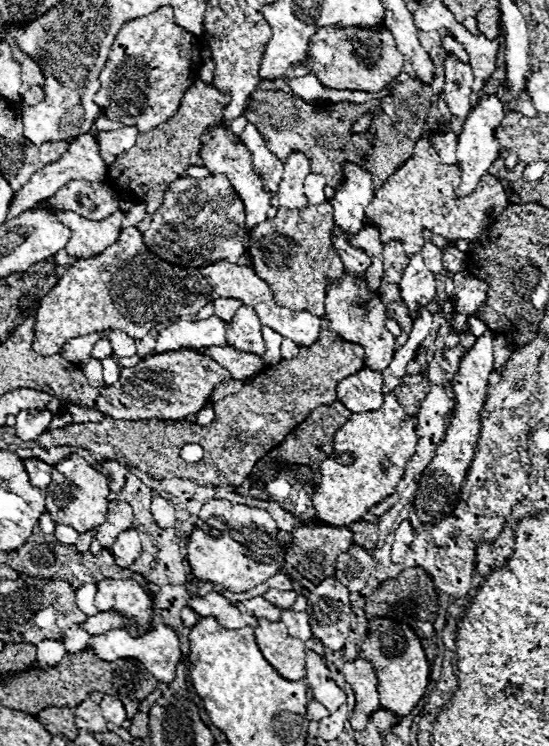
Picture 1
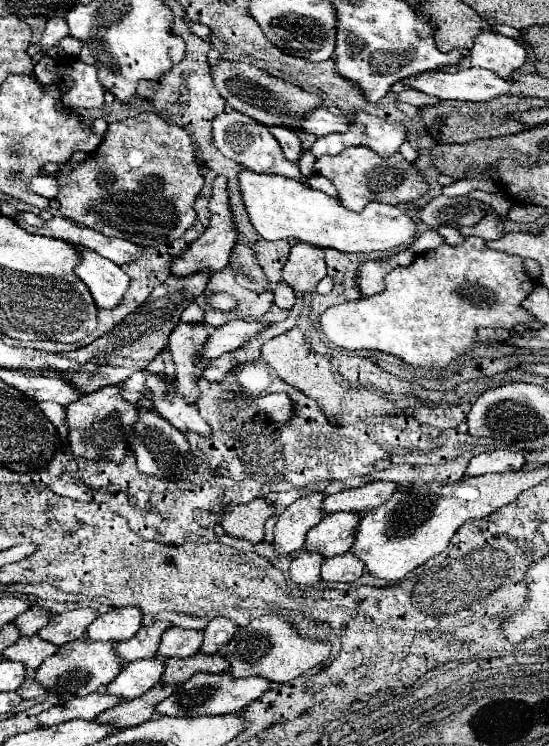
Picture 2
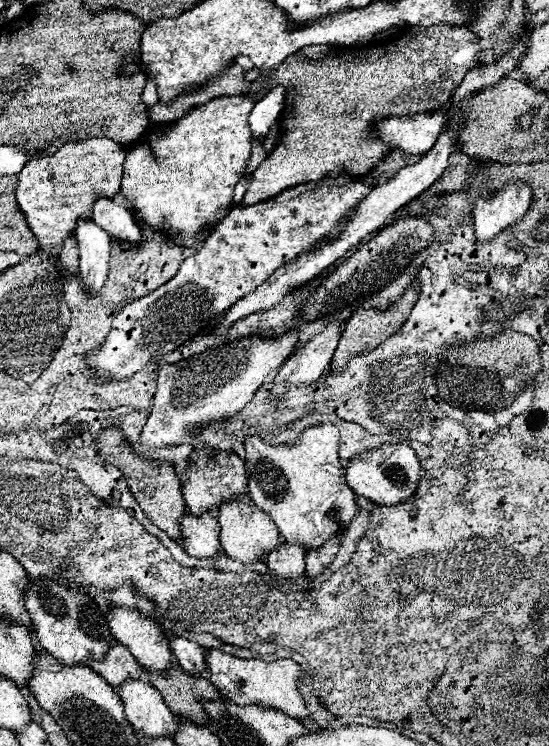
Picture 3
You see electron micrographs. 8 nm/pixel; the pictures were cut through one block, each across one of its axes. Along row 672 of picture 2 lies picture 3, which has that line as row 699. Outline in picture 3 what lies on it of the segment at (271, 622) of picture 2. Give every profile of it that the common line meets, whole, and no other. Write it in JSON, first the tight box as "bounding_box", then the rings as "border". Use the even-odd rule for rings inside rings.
{"bounding_box":[204,648,310,720],"border":[[[218,648],[204,650],[206,654],[206,668],[210,682],[218,688],[222,696],[236,704],[264,704],[266,708],[280,708],[292,718],[310,720],[310,710],[306,708],[304,698],[298,692],[300,682],[300,666],[294,660],[274,660],[274,662],[262,662],[256,658],[238,658],[232,654],[226,654]]]}

